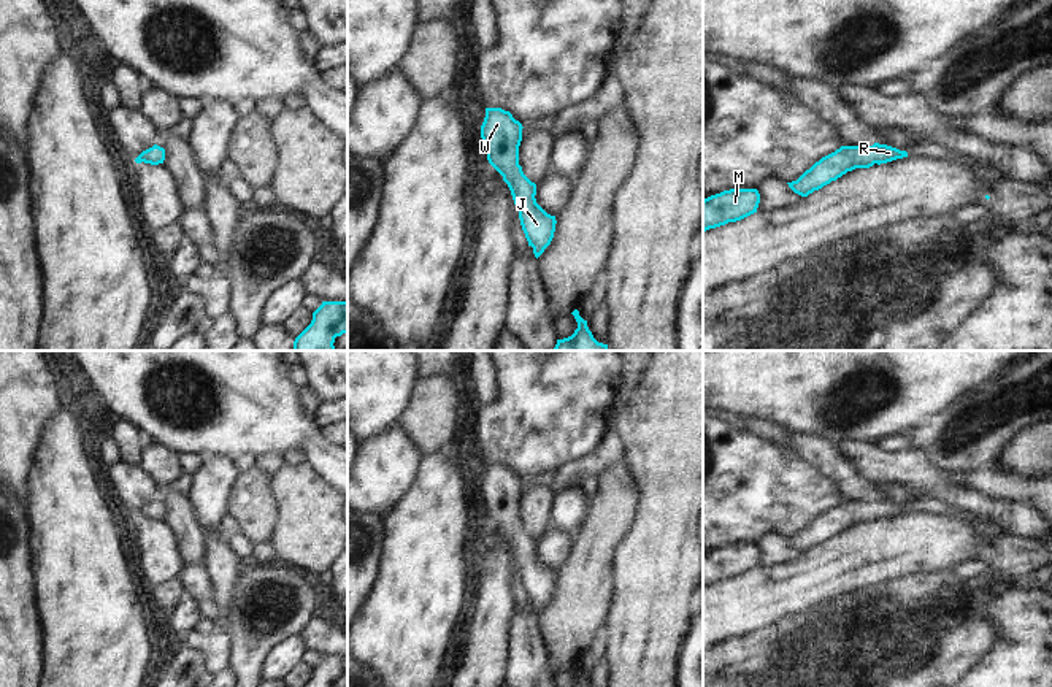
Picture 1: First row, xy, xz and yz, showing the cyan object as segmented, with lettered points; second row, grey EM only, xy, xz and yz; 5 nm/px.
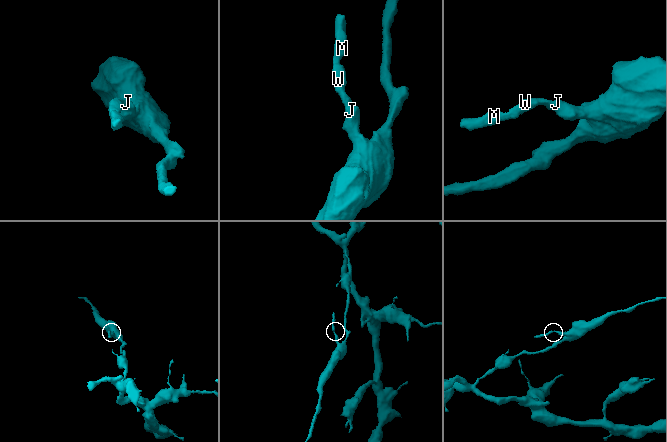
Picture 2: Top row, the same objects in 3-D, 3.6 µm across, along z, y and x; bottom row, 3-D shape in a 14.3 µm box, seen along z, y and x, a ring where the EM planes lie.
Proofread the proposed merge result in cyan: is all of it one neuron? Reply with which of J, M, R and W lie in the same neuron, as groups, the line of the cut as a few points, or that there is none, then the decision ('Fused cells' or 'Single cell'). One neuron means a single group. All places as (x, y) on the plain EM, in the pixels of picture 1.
Groups: J M R W. No split. Single cell

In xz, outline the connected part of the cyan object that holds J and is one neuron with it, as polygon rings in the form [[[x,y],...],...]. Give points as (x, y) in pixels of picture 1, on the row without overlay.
[[[486,463],[481,493],[489,519],[503,532],[511,546],[522,585],[538,614],[551,600],[557,576],[536,558],[536,539],[524,530],[519,520],[522,484],[509,466]]]

